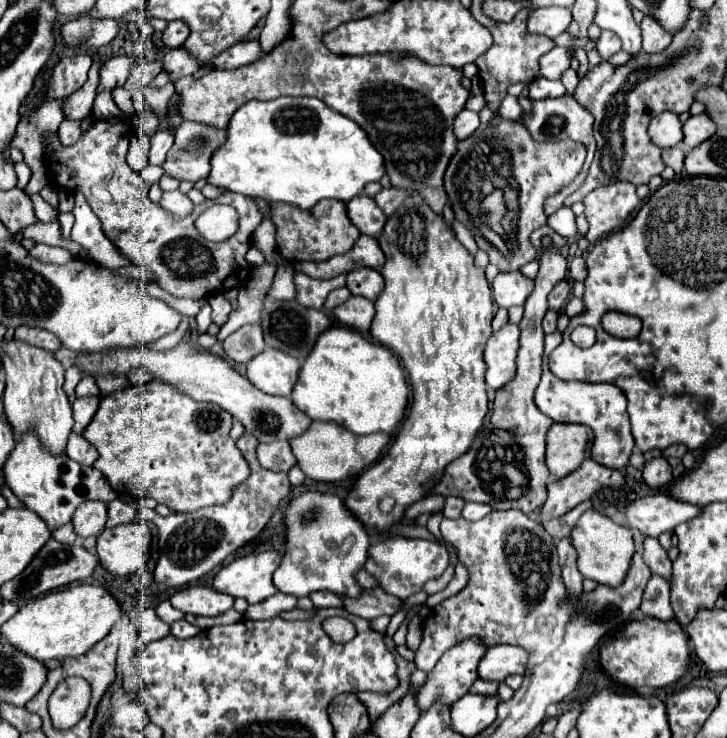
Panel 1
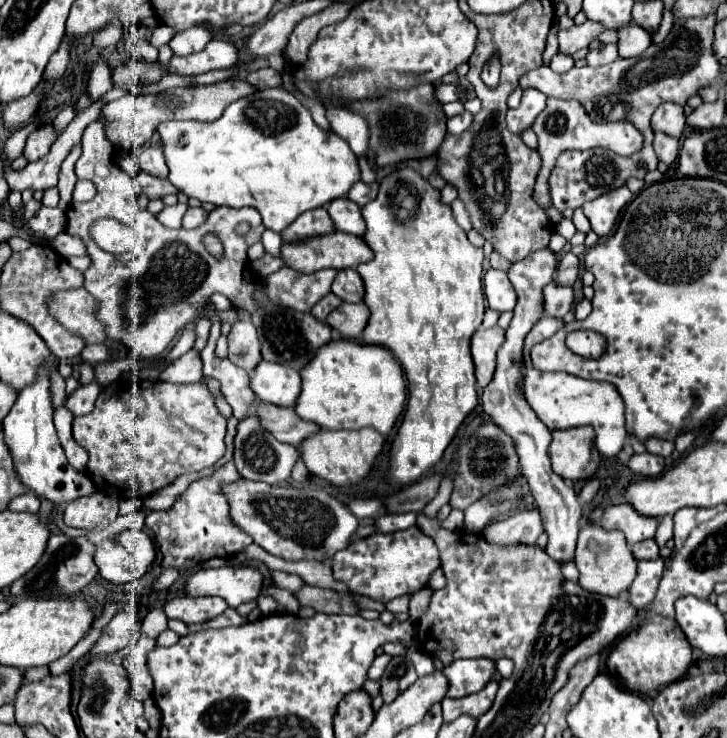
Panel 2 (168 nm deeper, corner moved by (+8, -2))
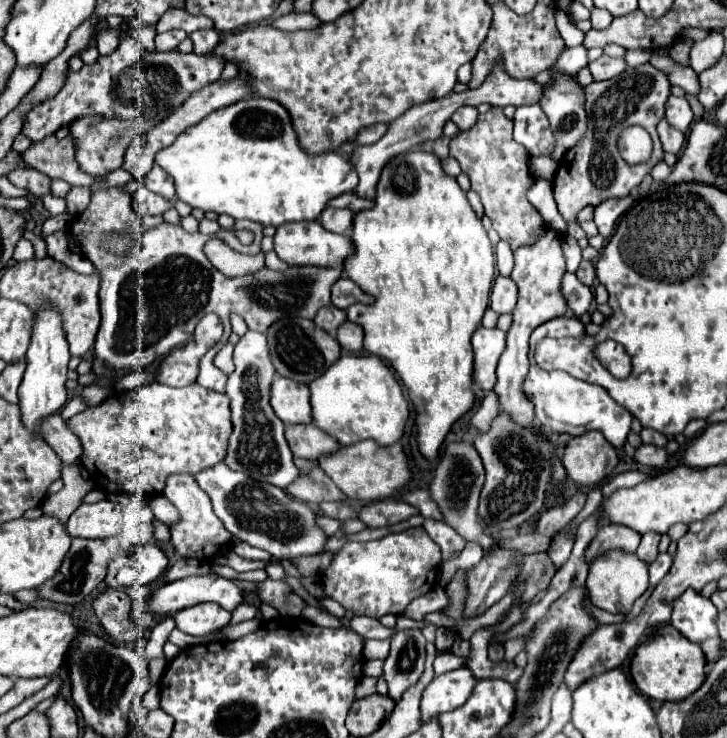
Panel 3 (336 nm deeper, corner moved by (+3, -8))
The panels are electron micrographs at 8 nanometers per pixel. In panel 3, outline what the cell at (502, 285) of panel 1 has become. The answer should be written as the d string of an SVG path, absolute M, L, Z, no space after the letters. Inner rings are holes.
M496 276L492 292L490 292L490 308L498 314L508 314L514 310L516 300L518 300L518 288L514 280Z

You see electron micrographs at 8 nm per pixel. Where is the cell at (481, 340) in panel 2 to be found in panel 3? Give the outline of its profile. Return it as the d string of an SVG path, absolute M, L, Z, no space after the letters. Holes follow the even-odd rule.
M478 328L472 336L474 346L474 382L490 392L496 384L496 364L500 354L504 352L506 332L498 328Z

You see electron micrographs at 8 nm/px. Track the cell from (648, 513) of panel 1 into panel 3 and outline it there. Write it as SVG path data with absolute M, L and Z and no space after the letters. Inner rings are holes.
M604 524L596 538L590 542L588 550L586 550L586 560L590 562L592 558L614 550L614 548L622 548L624 552L636 552L638 544L640 544L640 534L634 532L632 528L620 526L620 524Z

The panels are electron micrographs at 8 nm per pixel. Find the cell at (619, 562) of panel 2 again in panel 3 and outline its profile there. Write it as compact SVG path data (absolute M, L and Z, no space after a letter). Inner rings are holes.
M608 552L606 558L598 558L594 564L590 564L586 588L594 606L612 614L630 612L634 600L640 598L648 588L648 564L628 552Z

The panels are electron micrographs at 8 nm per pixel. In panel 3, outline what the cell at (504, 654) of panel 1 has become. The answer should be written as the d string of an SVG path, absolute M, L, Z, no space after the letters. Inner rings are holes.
M458 668L436 676L422 696L422 722L434 714L442 714L460 708L470 698L478 680L468 668Z

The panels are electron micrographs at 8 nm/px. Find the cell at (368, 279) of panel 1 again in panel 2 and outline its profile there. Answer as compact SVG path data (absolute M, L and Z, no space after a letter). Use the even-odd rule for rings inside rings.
M351 268L339 270L339 274L333 280L331 292L335 296L339 296L343 302L361 302L363 296L365 296L361 276L355 270L351 270Z

